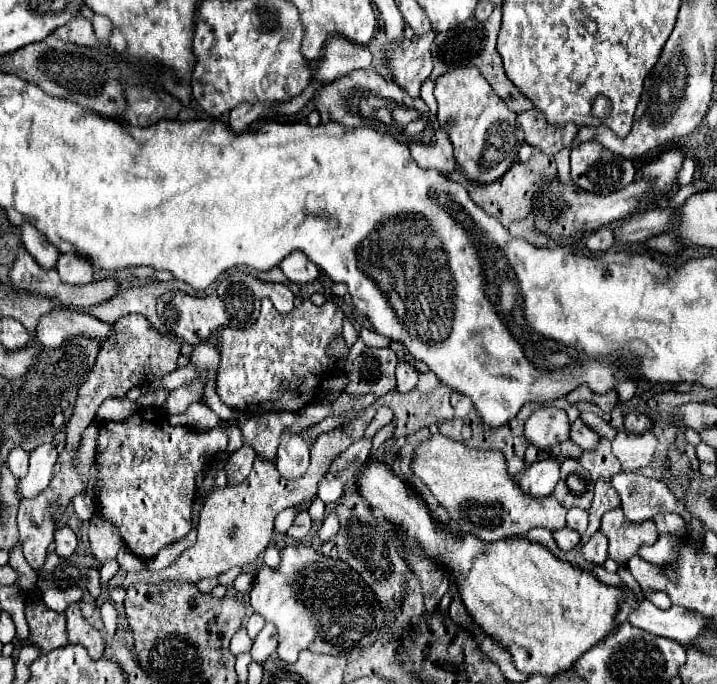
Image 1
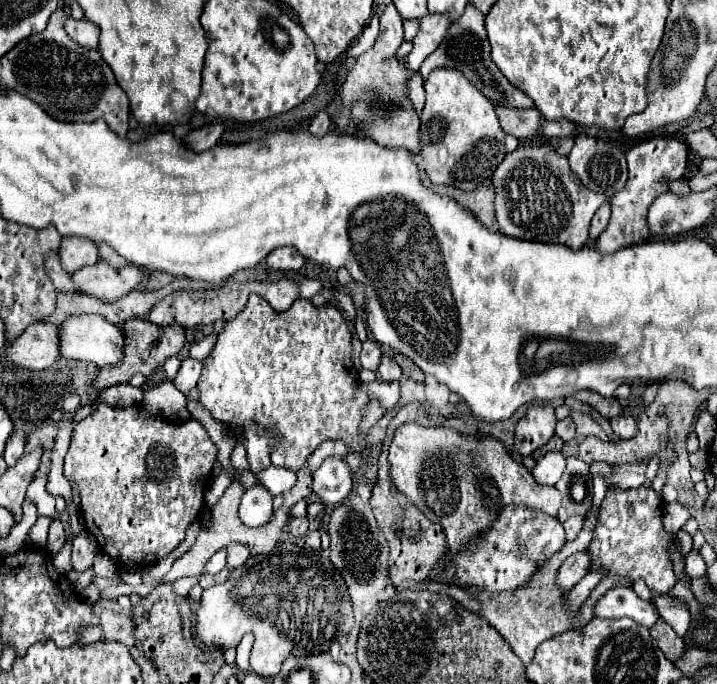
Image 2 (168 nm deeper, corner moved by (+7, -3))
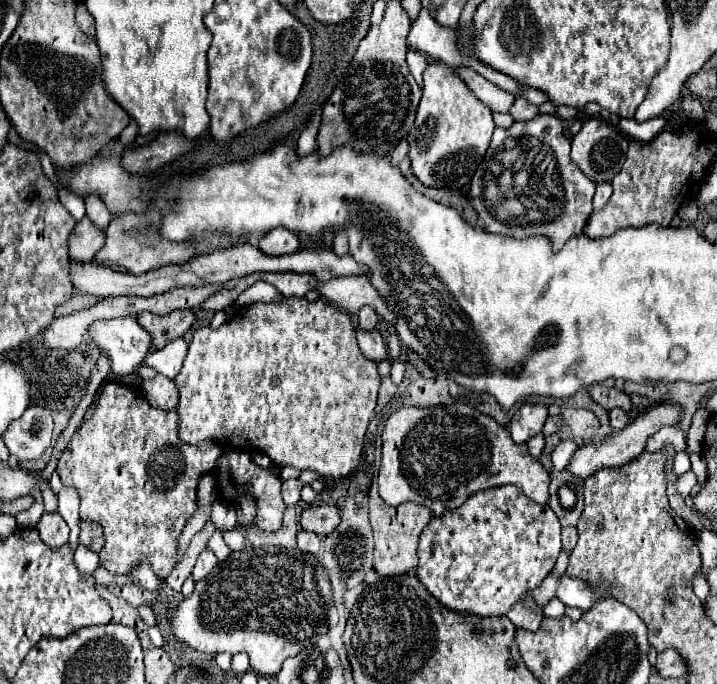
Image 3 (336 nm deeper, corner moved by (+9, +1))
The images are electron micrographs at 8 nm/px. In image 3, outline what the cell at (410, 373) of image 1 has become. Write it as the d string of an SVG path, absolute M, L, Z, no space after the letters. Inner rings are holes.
M356 327L356 337L358 337L358 345L362 349L362 353L368 357L368 359L374 359L374 361L384 361L388 357L388 347L380 335L378 329L374 331L364 331L360 327Z

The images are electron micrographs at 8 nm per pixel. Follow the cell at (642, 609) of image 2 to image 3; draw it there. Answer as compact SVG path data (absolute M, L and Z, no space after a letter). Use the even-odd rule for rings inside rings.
M562 575L558 589L556 589L556 597L568 607L580 607L588 611L594 603L598 603L600 599L606 599L608 595L600 597L596 589L590 589L590 585L586 585L586 581Z

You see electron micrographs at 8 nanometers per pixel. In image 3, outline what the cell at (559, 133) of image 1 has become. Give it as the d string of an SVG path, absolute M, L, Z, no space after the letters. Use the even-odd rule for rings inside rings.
M458 67L456 69L456 75L476 93L476 97L480 101L484 101L492 111L500 111L500 113L506 113L510 111L510 105L512 105L512 95L502 91L500 87L496 87L494 83L486 81L482 75L478 75L474 69L470 67Z

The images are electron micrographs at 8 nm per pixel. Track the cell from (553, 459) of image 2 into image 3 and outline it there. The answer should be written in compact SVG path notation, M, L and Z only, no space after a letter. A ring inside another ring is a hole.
M562 439L554 453L552 453L552 465L554 465L554 471L562 471L566 469L566 465L570 463L570 457L574 455L574 451L578 449L578 443L574 439Z

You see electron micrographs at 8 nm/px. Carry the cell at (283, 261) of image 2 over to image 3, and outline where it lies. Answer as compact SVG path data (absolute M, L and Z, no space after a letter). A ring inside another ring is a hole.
M276 227L270 233L266 233L258 247L266 253L266 255L288 255L288 253L296 253L300 249L300 237L290 233L284 227Z

